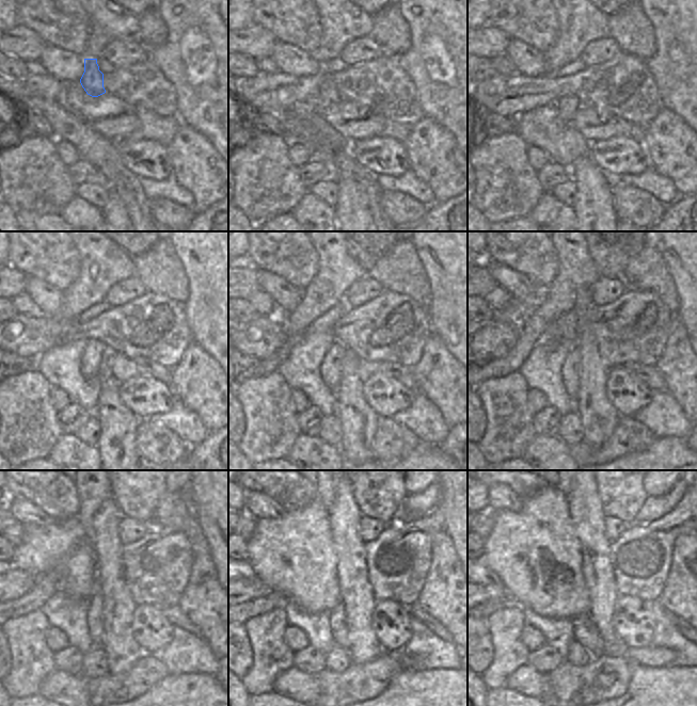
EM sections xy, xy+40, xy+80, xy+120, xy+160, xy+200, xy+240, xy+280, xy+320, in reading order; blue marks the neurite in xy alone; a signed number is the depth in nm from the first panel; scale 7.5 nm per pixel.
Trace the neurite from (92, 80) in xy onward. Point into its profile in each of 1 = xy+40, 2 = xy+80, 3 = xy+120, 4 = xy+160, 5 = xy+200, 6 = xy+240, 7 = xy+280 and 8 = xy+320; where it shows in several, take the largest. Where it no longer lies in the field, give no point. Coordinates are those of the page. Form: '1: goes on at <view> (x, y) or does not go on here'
1: goes on at xy+40 (328, 95)
2: goes on at xy+80 (567, 107)
3: goes on at xy+120 (94, 351)
4: goes on at xy+160 (330, 370)
5: goes on at xy+200 (570, 370)
6: goes on at xy+240 (95, 613)
7: goes on at xy+280 (337, 622)
8: goes on at xy+320 (585, 632)

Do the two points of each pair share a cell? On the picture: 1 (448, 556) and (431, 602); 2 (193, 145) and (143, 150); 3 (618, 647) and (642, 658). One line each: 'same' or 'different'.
1: same
2: different
3: different

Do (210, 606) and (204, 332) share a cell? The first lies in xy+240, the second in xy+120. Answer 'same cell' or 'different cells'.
different cells

